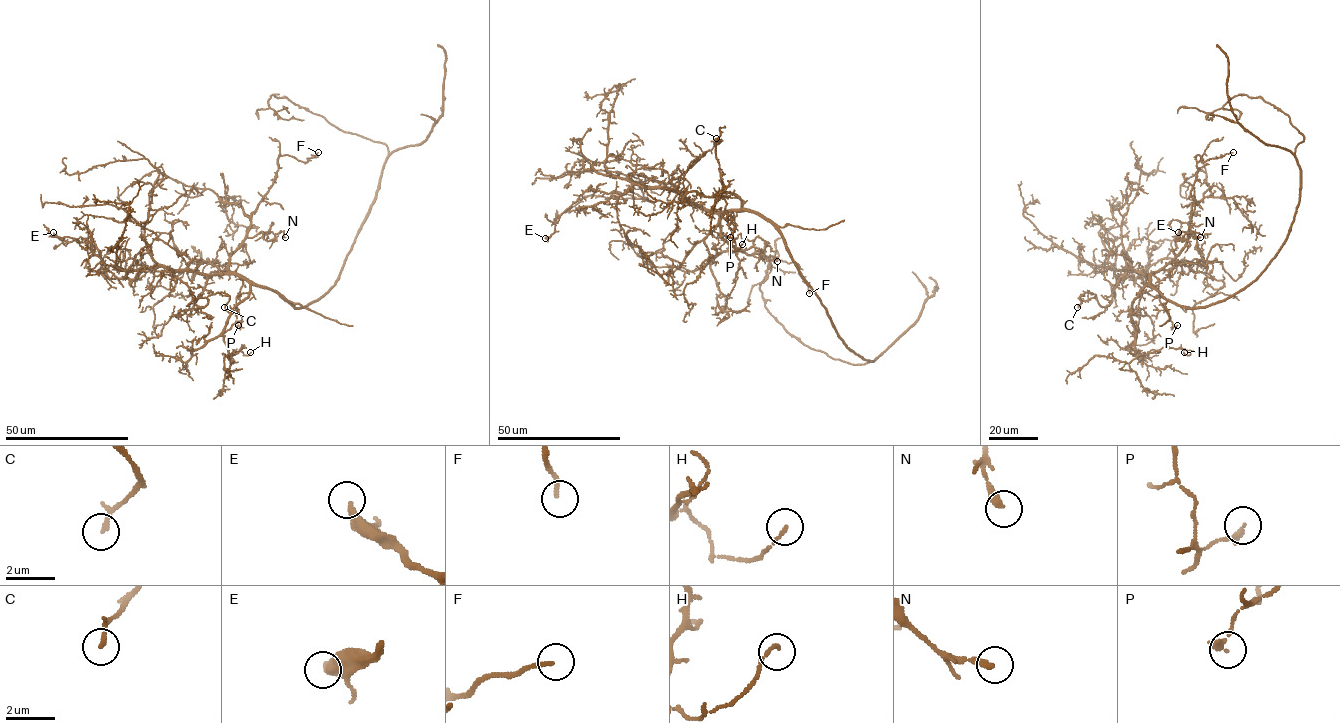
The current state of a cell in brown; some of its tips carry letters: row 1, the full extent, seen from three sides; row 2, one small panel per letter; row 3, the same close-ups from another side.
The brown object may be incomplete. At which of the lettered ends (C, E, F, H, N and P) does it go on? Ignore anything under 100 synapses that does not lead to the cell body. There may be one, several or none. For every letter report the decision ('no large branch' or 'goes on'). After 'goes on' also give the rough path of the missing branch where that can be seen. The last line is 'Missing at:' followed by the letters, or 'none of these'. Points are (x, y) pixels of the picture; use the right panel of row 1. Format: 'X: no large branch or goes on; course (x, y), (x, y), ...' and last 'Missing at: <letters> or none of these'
C: no large branch
E: no large branch
F: no large branch
H: no large branch
N: no large branch
P: no large branch
Missing at: none of these

